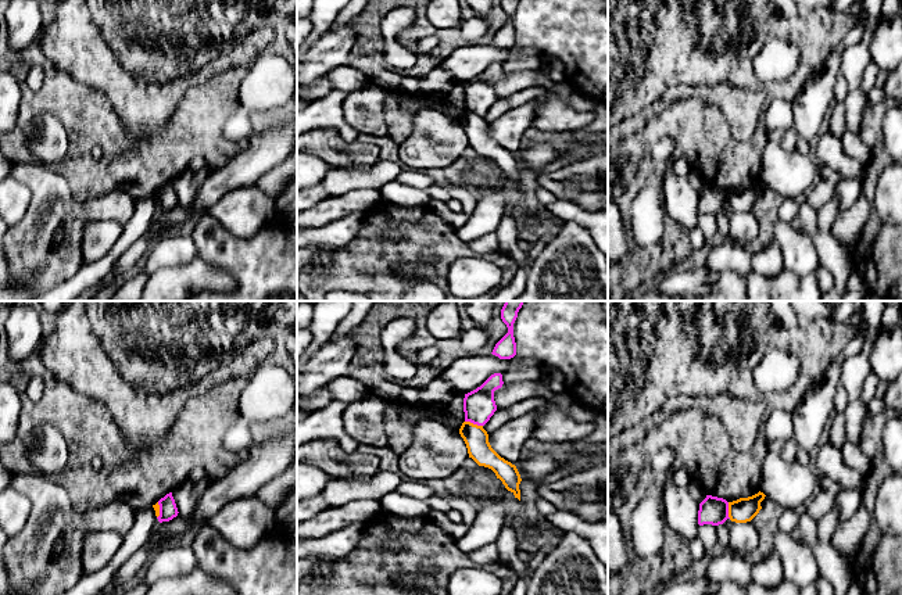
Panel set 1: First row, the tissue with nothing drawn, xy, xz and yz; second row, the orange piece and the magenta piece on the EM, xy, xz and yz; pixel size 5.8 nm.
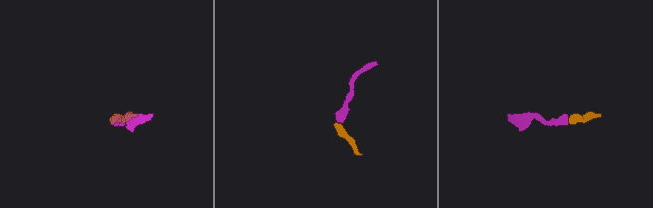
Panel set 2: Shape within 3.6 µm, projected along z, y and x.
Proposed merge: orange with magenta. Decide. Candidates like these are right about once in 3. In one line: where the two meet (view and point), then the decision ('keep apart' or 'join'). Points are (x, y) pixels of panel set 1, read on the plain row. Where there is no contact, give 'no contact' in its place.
meets orange in xz at (473, 114); keep apart

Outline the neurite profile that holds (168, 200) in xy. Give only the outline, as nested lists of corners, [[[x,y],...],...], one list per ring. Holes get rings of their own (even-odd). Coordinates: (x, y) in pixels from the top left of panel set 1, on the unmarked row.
[[[172,182],[167,183],[164,187],[158,190],[160,194],[160,205],[157,207],[160,212],[169,211],[178,205],[178,197]]]

